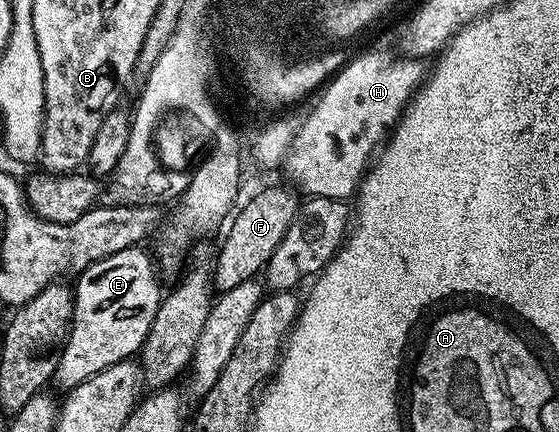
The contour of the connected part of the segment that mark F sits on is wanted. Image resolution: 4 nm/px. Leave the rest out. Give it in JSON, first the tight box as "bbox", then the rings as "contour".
{"bbox":[213,185,299,293],"contour":[[[281,185],[261,189],[237,215],[235,213],[232,216],[229,231],[218,255],[216,253],[213,259],[213,285],[216,292],[222,293],[237,287],[239,283],[254,280],[264,270],[271,255],[275,255],[275,247],[283,243],[283,235],[287,235],[287,227],[291,227],[299,208],[298,194],[289,189]]]}

